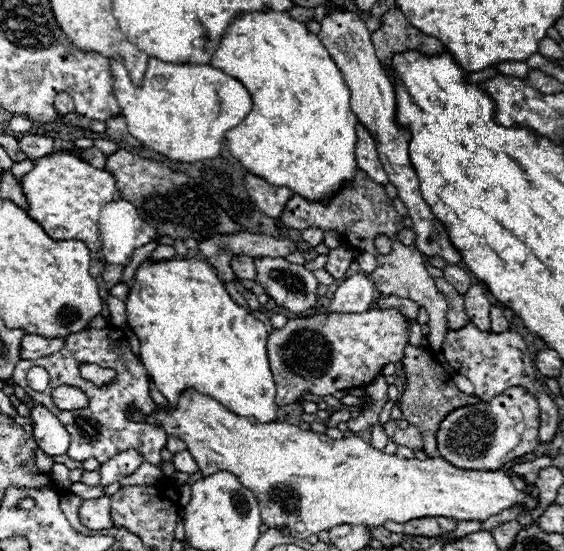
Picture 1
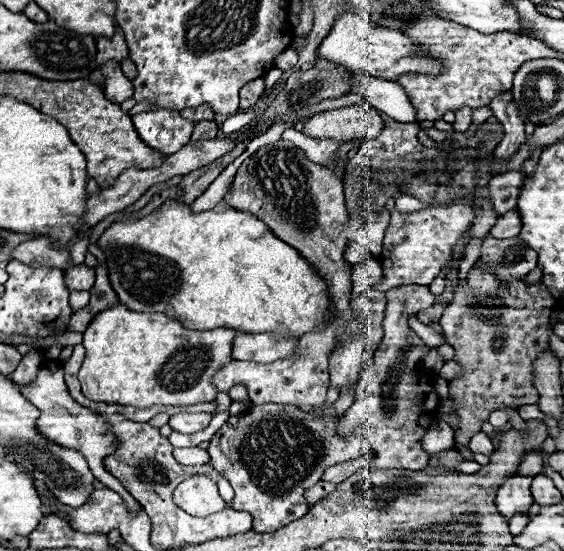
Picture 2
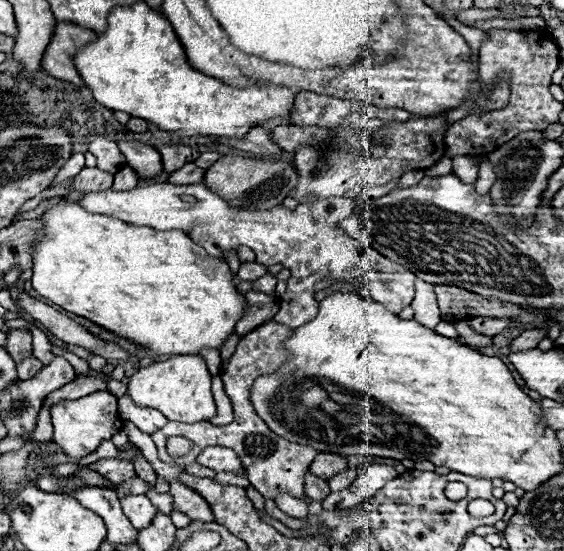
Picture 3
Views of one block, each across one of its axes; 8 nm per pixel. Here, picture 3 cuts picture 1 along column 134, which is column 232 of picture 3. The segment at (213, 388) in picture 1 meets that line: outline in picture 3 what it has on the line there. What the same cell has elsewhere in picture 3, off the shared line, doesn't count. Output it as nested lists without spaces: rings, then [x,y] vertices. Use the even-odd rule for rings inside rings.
[[[66,200],[46,210],[40,220],[44,220],[46,226],[42,230],[44,240],[38,242],[34,250],[32,286],[40,296],[66,312],[88,318],[156,356],[200,356],[202,348],[218,350],[230,334],[236,332],[236,322],[246,312],[246,298],[234,286],[234,274],[230,272],[228,262],[208,256],[184,232],[132,226],[112,216],[90,214],[80,204],[66,204]]]

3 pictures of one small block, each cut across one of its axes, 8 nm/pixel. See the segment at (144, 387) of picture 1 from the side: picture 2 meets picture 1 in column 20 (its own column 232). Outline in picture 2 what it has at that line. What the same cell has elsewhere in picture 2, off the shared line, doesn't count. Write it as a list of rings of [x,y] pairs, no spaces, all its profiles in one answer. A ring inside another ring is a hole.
[[[330,326],[328,330],[318,334],[304,334],[296,344],[296,354],[284,360],[276,360],[272,364],[230,360],[212,376],[212,384],[216,386],[218,392],[230,392],[232,386],[244,384],[254,404],[274,402],[294,406],[320,406],[326,402],[328,392],[328,360],[342,342],[342,336],[344,336],[342,326]]]

